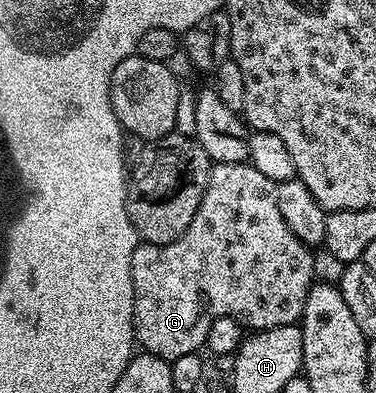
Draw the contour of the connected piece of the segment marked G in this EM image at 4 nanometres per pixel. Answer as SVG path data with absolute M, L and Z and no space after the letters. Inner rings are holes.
M217 162L210 172L210 180L206 184L202 204L198 204L198 212L194 212L194 220L190 220L190 228L186 228L186 232L182 232L182 236L178 236L178 240L170 244L165 246L140 244L132 254L132 287L134 288L132 332L135 345L145 354L153 354L173 363L176 358L186 356L187 353L197 353L207 343L210 324L214 324L214 320L222 316L230 316L238 320L241 326L252 332L297 324L300 317L304 315L304 305L315 278L313 251L305 242L298 240L298 236L294 236L290 228L286 228L286 220L282 220L282 212L278 212L276 183L262 176L262 172L258 172L258 168L254 168L248 162Z

